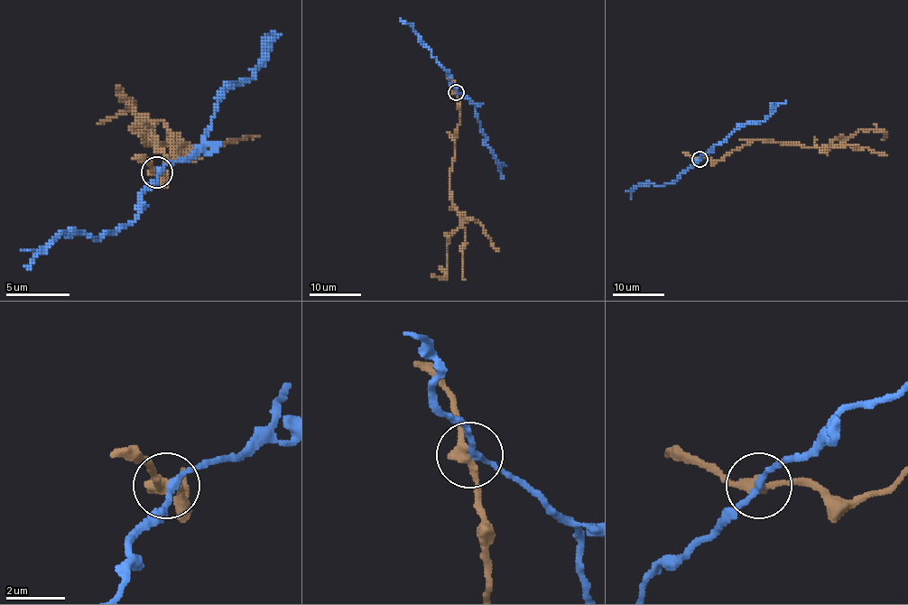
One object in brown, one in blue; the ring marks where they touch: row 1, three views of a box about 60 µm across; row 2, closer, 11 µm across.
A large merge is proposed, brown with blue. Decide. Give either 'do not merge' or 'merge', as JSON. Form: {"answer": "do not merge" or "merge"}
{"answer": "do not merge"}

